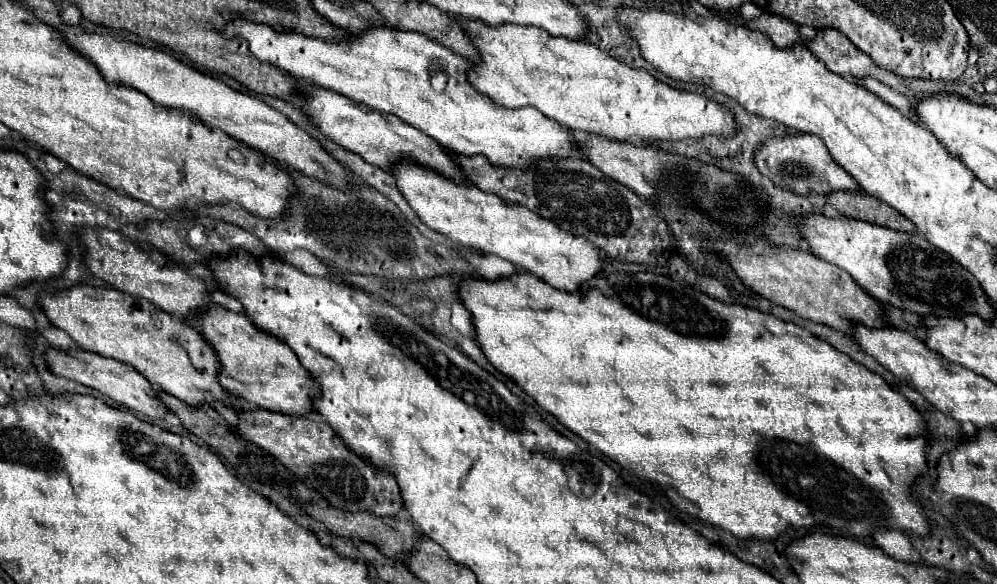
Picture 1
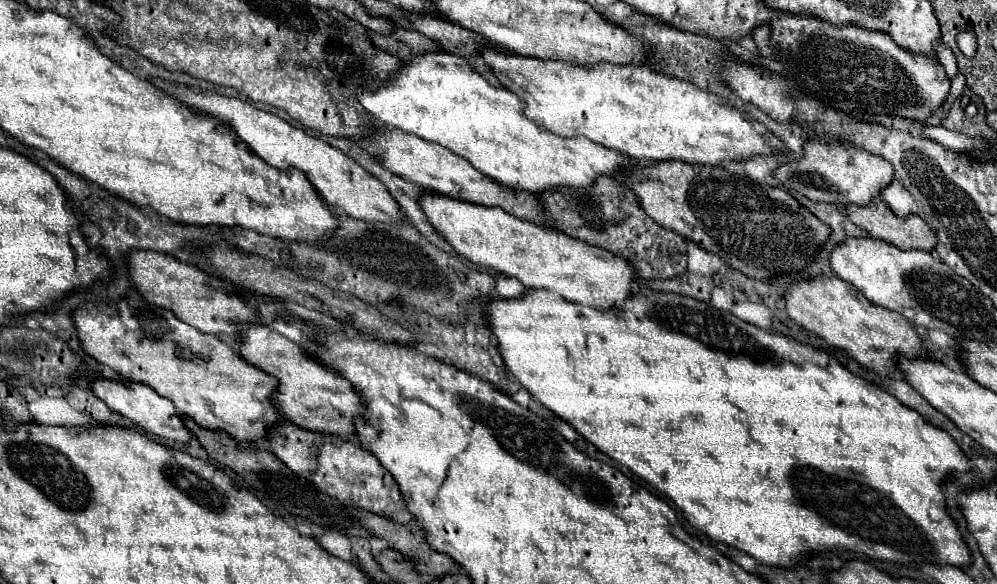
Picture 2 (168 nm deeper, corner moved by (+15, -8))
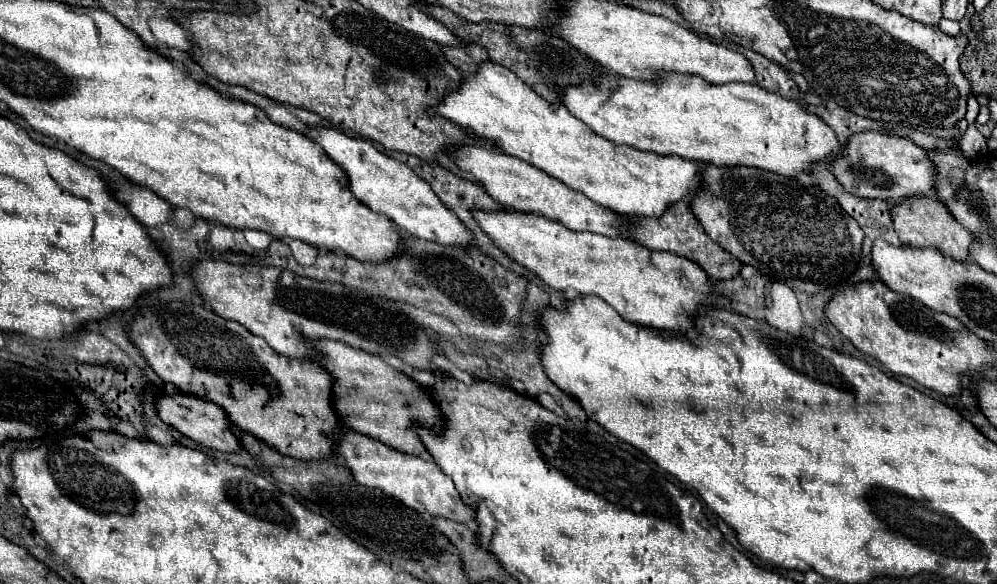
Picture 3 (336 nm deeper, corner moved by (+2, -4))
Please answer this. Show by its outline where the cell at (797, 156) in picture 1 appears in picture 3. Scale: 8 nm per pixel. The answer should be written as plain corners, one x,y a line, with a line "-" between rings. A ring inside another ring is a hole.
859,132
851,136
843,152
831,162
831,172
837,182
857,198
903,200
907,196
927,196
933,188
933,164
927,152
915,146
909,138
899,138
885,132

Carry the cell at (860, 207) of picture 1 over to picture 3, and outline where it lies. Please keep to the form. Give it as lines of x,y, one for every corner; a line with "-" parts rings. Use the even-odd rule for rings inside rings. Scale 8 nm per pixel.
911,196
901,200
891,208
891,220
903,244
919,248
933,246
955,260
965,260
969,254
969,244
973,242
973,236
945,210
945,204
935,196

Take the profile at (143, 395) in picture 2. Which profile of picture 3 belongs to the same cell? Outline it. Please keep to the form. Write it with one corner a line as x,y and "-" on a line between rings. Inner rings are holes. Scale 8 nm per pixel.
163,392
155,398
155,410
157,410
157,416
165,424
169,424
171,428
179,430
183,436
187,436
187,438
191,438
191,440
195,440
207,448
223,450
223,452
241,450
237,438
229,432
225,412
213,402
201,400
199,396
193,396
193,394
165,394

